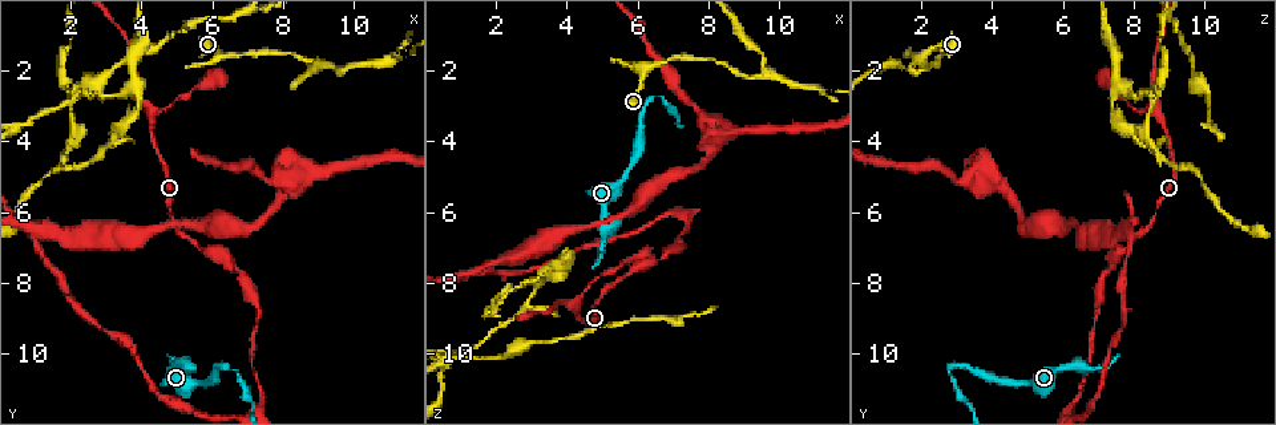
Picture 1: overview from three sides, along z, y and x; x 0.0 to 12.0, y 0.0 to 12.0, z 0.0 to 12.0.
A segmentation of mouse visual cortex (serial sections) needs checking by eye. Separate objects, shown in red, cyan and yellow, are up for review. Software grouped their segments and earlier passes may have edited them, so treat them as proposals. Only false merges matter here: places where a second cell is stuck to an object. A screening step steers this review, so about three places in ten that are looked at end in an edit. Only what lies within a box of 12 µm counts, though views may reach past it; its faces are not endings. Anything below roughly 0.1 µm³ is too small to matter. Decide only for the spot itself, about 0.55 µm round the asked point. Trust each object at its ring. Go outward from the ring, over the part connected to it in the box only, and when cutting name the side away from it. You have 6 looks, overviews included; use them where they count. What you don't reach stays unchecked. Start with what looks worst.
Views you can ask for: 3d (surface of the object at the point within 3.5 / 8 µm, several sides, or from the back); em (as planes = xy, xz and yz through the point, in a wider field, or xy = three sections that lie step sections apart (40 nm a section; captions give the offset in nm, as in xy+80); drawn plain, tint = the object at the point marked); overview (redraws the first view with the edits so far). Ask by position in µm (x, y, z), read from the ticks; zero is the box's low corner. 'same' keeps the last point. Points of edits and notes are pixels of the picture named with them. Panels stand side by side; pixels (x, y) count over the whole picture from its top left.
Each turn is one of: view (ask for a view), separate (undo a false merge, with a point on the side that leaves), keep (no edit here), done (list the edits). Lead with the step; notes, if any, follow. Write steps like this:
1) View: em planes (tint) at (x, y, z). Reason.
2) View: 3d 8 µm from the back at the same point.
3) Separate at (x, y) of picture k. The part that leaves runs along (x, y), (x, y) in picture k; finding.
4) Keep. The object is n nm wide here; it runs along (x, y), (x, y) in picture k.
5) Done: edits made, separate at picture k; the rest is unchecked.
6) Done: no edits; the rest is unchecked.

View: 3d 8 µm at (9.6, 1.9, 2.2). A fork.

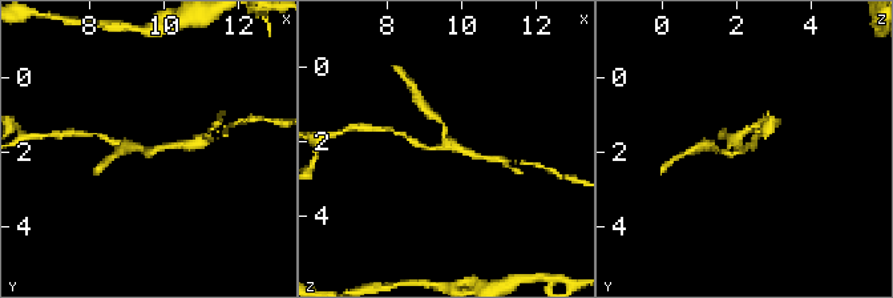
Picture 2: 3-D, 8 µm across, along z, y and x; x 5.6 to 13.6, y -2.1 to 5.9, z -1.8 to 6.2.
View: 3d 3.5 µm at (9.5, 1.9, 2.1). Closer look.

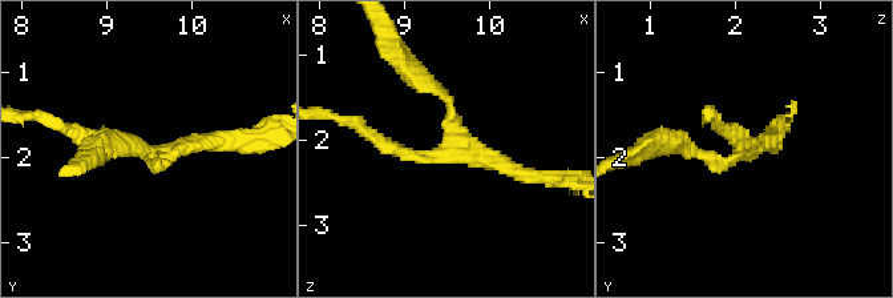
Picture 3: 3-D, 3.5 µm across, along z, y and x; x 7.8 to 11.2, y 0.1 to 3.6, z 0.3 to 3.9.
View: em xy step 5 (tint) at (9.50, 1.95, 2.15). 3 arms meet here; the arms are 150, 200, 200 nm wide; need the tissue.

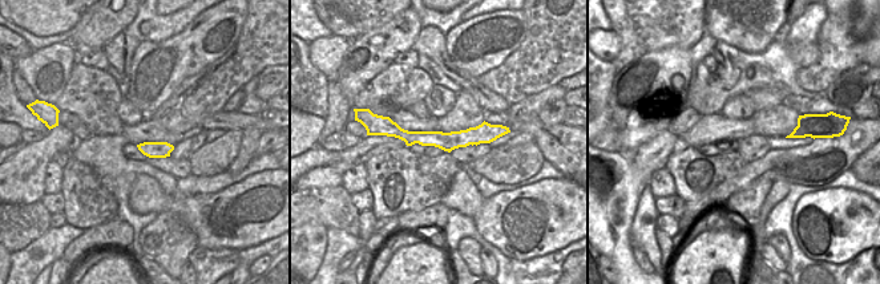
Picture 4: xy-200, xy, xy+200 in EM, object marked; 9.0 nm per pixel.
Separate at (436, 91) of picture 3. A second cell is stuck on.

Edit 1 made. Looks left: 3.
View: overview. See it whole again.

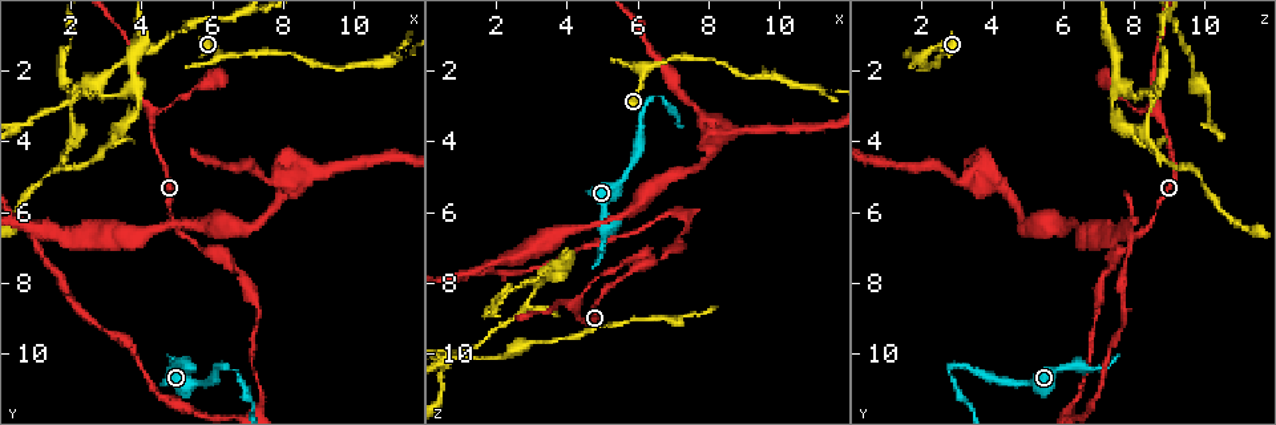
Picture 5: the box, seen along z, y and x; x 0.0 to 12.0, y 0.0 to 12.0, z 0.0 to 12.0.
View: 3d 8 µm from the back at (11.3, 1.4, 2.5). Calibre changes.

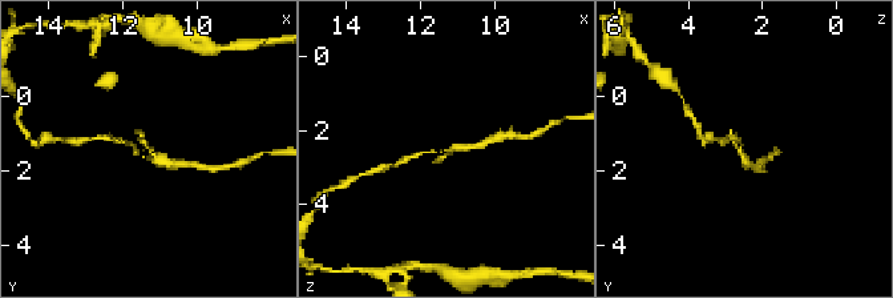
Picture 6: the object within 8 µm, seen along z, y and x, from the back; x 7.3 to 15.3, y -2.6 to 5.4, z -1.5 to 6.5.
View: em planes (tint) at (11.4, 1.5, 2.5).

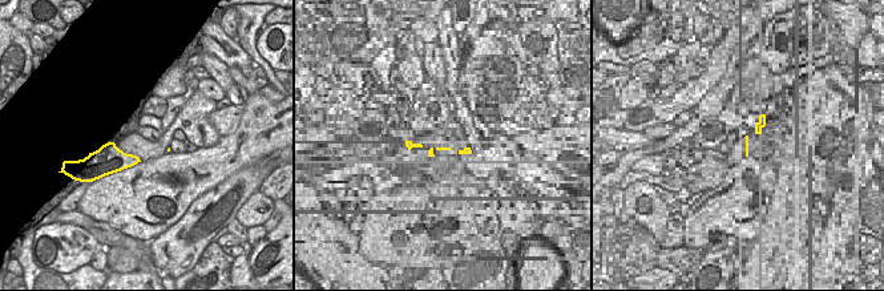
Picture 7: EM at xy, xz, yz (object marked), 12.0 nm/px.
Separate at (118, 140) of picture 6. Two cells meet here.

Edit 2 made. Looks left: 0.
Done: edits made, separate at picture 3, separate at picture 6; the rest is unchecked.

